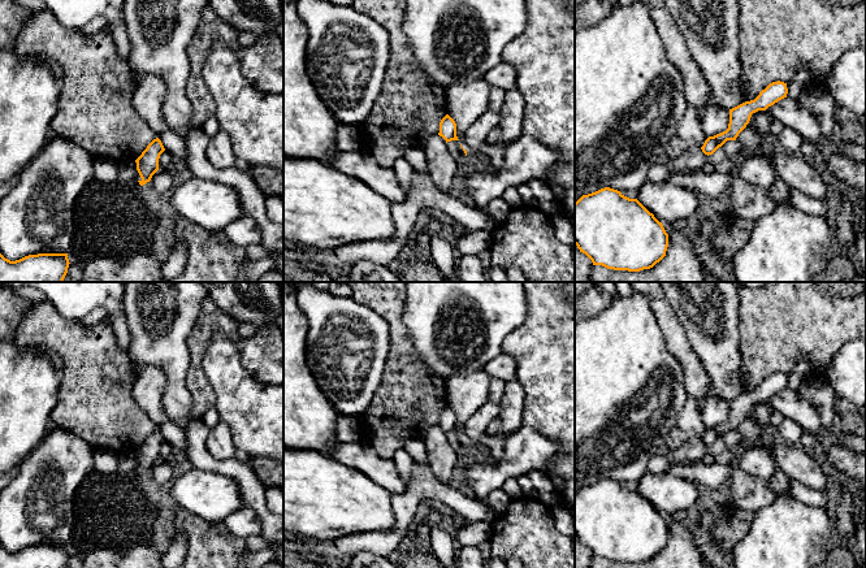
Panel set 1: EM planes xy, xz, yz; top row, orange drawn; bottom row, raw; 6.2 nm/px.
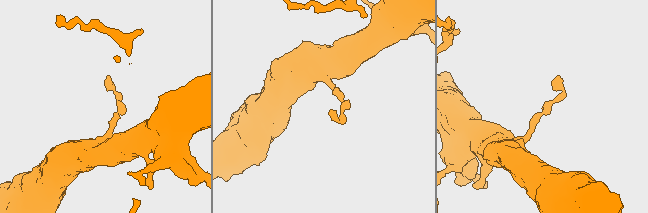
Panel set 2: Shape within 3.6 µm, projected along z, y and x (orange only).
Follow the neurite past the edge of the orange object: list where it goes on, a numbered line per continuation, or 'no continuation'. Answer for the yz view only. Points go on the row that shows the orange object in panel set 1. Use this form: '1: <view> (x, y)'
no continuation

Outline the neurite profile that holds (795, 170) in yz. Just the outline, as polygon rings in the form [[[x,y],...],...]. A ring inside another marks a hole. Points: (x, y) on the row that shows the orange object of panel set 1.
[[[752,120],[736,140],[741,146],[740,155],[742,157],[766,156],[775,166],[778,178],[791,190],[797,190],[827,204],[827,186],[822,178],[822,172],[807,159],[801,155],[788,152],[780,155],[771,151],[765,143],[766,138],[753,127]]]

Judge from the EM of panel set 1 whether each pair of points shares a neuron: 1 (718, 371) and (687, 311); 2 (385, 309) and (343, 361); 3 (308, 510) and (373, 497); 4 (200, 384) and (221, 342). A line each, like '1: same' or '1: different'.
1: same
2: different
3: same
4: different

